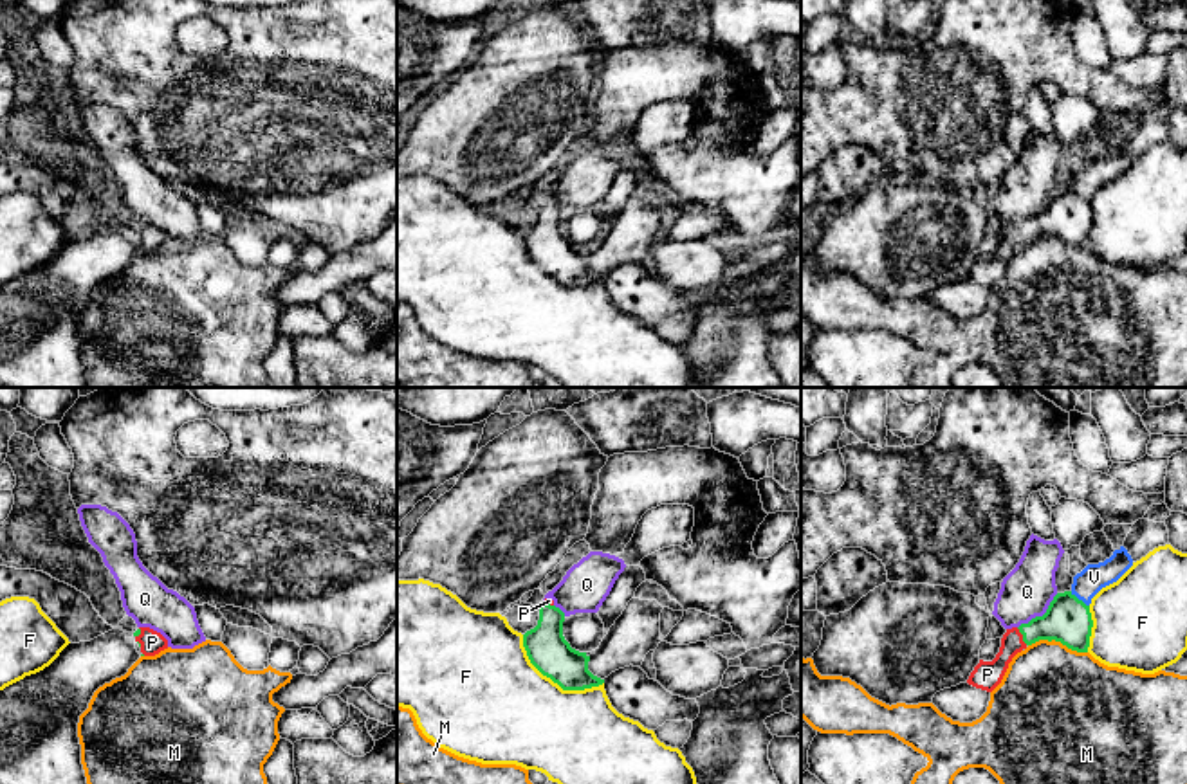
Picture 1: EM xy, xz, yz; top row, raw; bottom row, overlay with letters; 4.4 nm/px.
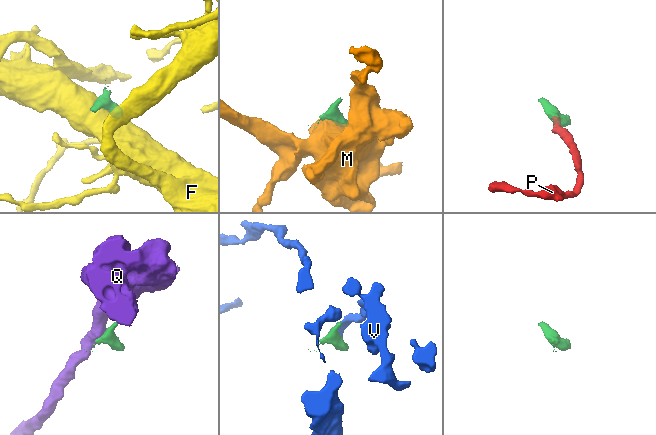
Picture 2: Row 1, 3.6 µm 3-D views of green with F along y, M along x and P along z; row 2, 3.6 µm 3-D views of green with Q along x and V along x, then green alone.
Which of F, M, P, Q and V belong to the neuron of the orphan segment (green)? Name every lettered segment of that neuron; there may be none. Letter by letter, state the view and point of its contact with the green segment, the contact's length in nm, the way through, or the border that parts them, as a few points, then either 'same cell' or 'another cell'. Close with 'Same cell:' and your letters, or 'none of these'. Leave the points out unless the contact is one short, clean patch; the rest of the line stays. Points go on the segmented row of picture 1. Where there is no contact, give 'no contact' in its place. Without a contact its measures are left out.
F: meets green in xz at (554, 682); contact 420 nm long; another cell
M: meets green in yz at (1058, 640); contact 260 nm long; another cell
P: meets green in yz at (1023, 637); contact 90 nm long; runs through yz (1068, 620), (1038, 628), (1023, 637), (987, 674); same cell
Q: meets green in yz at (1039, 617); contact 240 nm long; border along yz (1058, 593), (1041, 615), (1018, 628); another cell
V: meets green in yz at (1077, 599); contact 110 nm long; border along yz (1070, 592), (1088, 606); another cell
Same cell: P

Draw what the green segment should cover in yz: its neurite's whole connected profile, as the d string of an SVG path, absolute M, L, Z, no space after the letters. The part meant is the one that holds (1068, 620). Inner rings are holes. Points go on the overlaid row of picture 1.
M1072 591L1057 593L1043 616L1007 629L996 658L992 661L980 660L967 683L992 692L1001 683L1012 658L1039 640L1055 640L1072 651L1088 652L1091 627L1090 606Z

